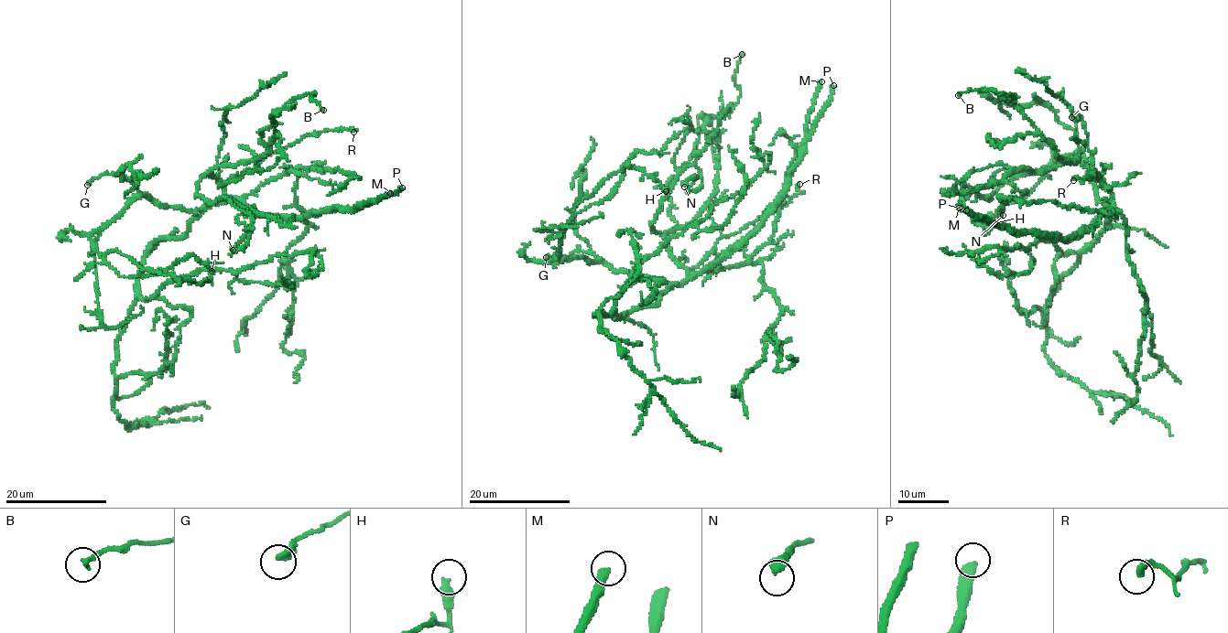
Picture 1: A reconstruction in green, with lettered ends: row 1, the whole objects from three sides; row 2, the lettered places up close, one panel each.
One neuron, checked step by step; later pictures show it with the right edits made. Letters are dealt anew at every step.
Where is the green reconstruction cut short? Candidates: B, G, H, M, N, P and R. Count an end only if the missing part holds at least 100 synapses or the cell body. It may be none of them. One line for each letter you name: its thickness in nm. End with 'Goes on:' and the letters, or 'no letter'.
M: 360 nm thick
P: 400 nm thick
Goes on: M, P

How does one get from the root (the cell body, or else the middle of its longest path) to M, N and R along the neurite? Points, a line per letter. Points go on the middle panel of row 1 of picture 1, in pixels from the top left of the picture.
M: (660, 295), (675, 285), (689, 281), (724, 253), (732, 252), (756, 230), (798, 160), (814, 97), (821, 81)
N: (660, 295), (690, 278), (652, 228), (678, 175), (694, 166), (702, 183), (689, 191), (694, 177), (684, 187)
R: (660, 295), (690, 278), (690, 271), (699, 266), (718, 240), (787, 205), (799, 184)

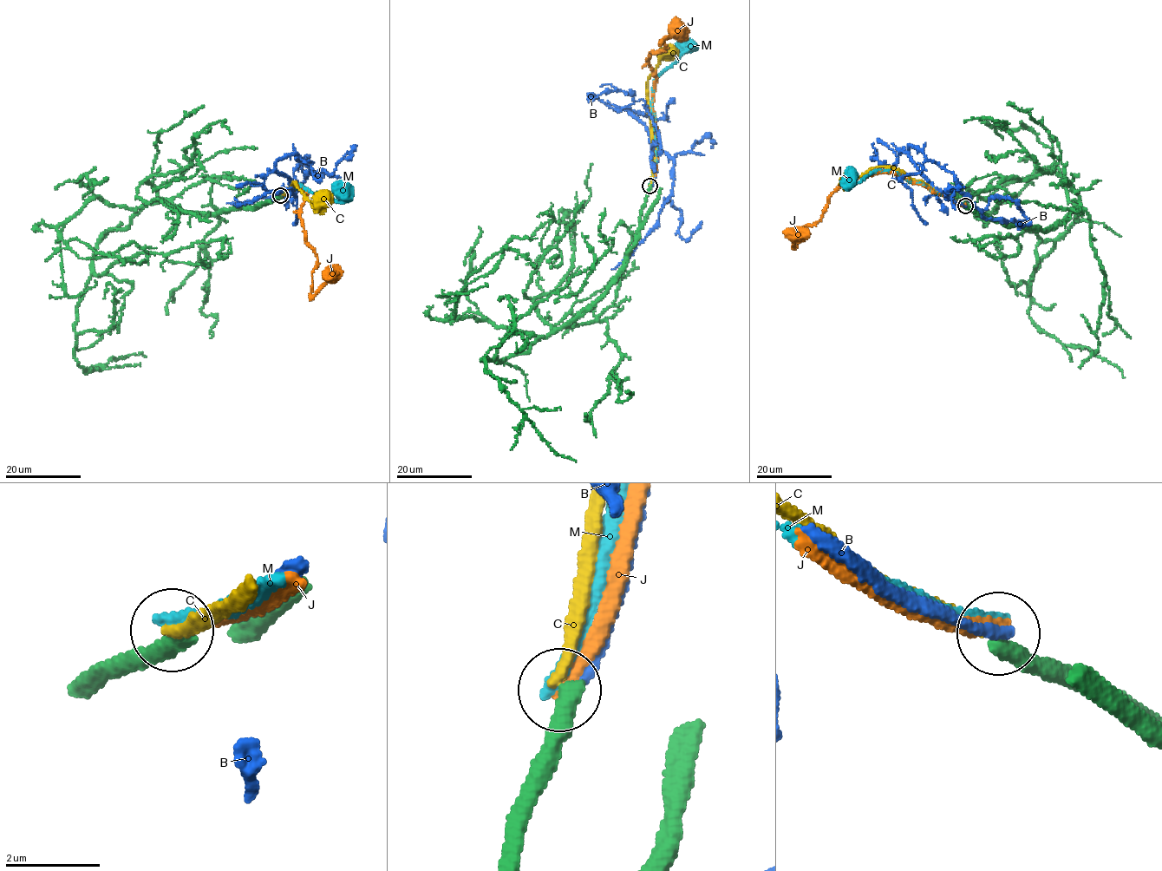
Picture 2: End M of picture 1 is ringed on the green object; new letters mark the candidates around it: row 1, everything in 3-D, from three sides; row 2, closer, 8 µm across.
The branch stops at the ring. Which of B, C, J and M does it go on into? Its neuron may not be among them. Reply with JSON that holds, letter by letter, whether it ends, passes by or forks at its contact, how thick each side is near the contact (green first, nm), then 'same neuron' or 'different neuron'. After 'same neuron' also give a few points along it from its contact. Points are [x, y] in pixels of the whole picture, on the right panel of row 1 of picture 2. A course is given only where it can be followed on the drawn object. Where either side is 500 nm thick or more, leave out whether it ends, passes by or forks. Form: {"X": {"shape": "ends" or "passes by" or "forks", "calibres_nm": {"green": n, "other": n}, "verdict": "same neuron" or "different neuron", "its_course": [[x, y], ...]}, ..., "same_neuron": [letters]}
{"B": {"shape": "ends", "calibres_nm": {"green": 400, "other": 200}, "verdict": "different neuron"}, "C": {"shape": "ends", "calibres_nm": {"green": 400, "other": 240}, "verdict": "different neuron"}, "J": {"shape": "ends", "calibres_nm": {"green": 400, "other": 280}, "verdict": "different neuron"}, "M": {"shape": "ends", "calibres_nm": {"green": 400, "other": 280}, "verdict": "different neuron"}, "same_neuron": []}

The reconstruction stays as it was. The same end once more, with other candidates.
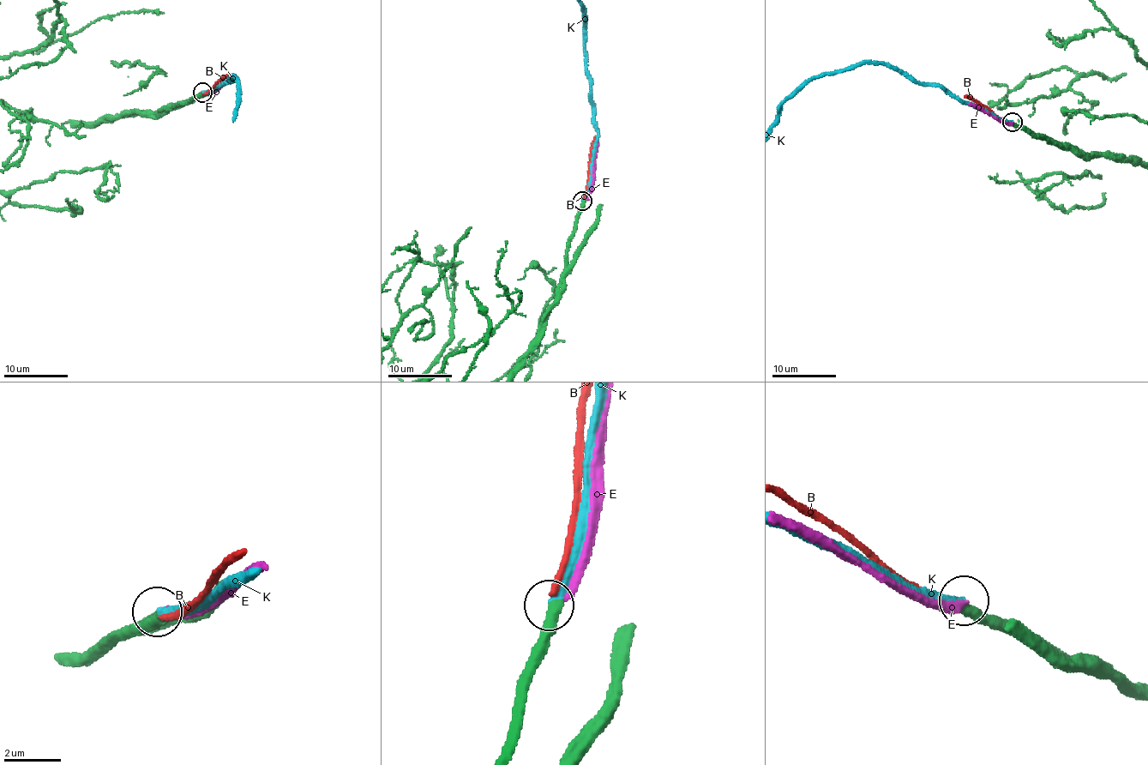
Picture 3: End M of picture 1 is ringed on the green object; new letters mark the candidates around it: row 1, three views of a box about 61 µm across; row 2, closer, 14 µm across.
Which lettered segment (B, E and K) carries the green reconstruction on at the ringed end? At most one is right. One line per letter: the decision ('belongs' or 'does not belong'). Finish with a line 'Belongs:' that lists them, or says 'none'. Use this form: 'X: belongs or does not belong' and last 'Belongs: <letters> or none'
B: does not belong
E: does not belong
K: belongs
Belongs: K

